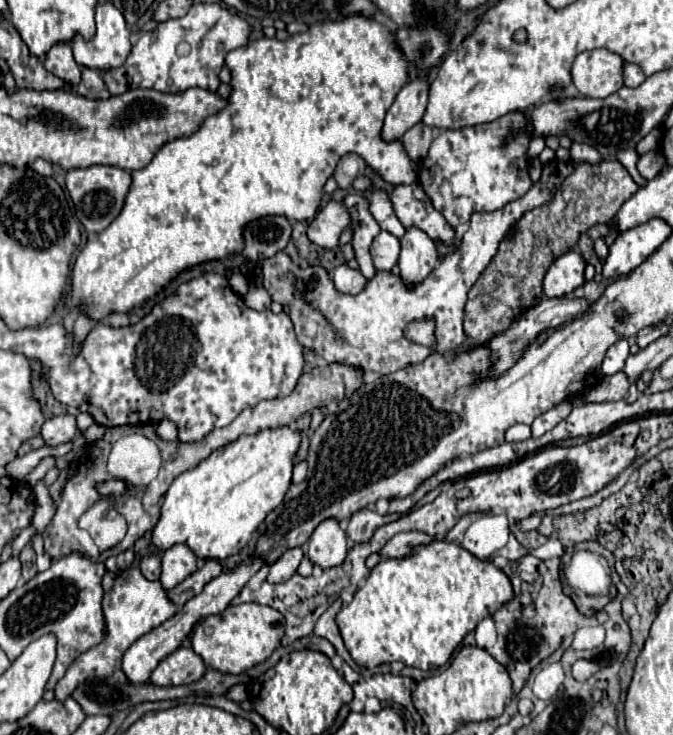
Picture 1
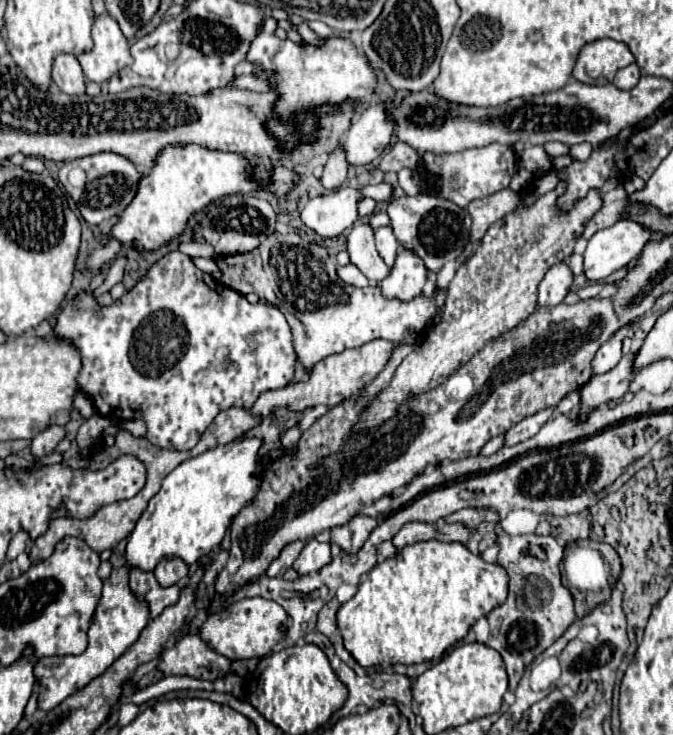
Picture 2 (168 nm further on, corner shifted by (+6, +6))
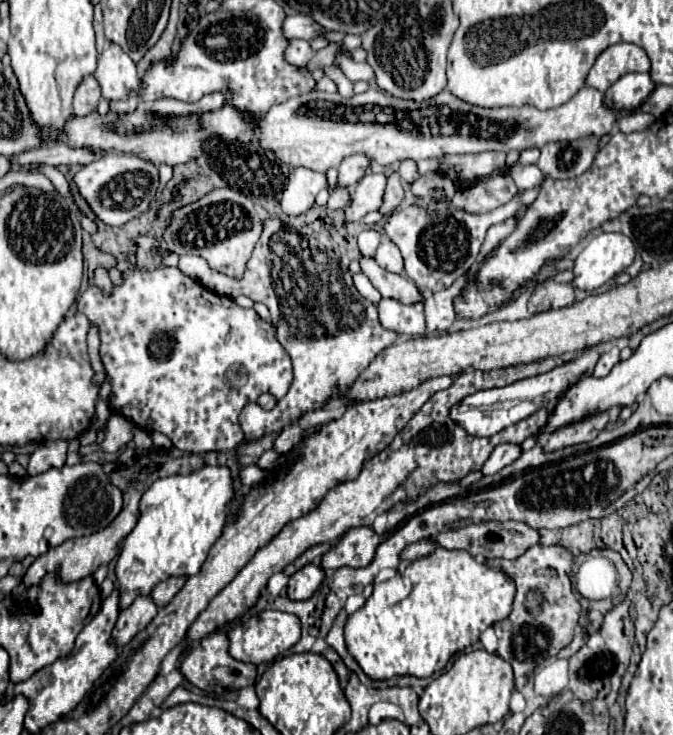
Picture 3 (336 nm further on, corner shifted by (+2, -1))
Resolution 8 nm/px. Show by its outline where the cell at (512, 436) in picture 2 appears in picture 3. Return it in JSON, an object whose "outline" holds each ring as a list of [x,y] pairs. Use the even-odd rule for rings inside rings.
{"outline":[[[501,443],[493,449],[493,453],[489,455],[489,459],[485,461],[483,465],[483,473],[485,475],[491,475],[491,473],[497,473],[501,467],[513,463],[517,457],[521,455],[521,447],[519,445],[513,445],[513,443]]]}

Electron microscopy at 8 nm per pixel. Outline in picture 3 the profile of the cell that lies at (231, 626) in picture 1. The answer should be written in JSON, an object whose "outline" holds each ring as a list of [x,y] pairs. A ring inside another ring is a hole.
{"outline":[[[261,611],[249,617],[247,621],[243,621],[241,625],[235,625],[233,629],[229,629],[227,637],[229,637],[229,655],[233,659],[241,663],[259,665],[259,663],[269,663],[277,655],[291,649],[301,637],[301,623],[295,615],[283,613],[283,611]]]}

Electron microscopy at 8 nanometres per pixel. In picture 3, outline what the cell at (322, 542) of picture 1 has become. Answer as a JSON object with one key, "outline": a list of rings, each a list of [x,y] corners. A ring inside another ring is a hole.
{"outline":[[[317,563],[305,565],[295,575],[289,577],[289,585],[287,585],[289,599],[297,599],[297,601],[309,599],[319,589],[323,579],[325,579],[325,571],[321,565]]]}

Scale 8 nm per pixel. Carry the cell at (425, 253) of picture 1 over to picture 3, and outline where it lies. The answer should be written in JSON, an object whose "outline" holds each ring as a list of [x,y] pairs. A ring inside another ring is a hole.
{"outline":[[[381,299],[379,301],[379,319],[385,329],[397,333],[423,333],[425,317],[423,317],[423,301],[405,305],[399,299]]]}

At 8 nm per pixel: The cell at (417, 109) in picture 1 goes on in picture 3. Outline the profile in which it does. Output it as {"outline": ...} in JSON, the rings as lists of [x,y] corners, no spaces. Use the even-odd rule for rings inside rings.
{"outline":[[[361,153],[345,157],[341,161],[341,165],[339,165],[339,179],[337,179],[337,183],[345,185],[345,187],[357,185],[363,179],[369,163],[371,163],[371,159],[367,155],[361,155]]]}

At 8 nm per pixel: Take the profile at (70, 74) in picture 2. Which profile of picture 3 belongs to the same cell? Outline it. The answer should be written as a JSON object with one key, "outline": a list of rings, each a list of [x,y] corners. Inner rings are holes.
{"outline":[[[91,75],[83,77],[83,81],[75,89],[75,97],[73,97],[75,115],[89,115],[91,111],[95,111],[99,97],[101,97],[101,89],[97,87],[97,81]]]}

